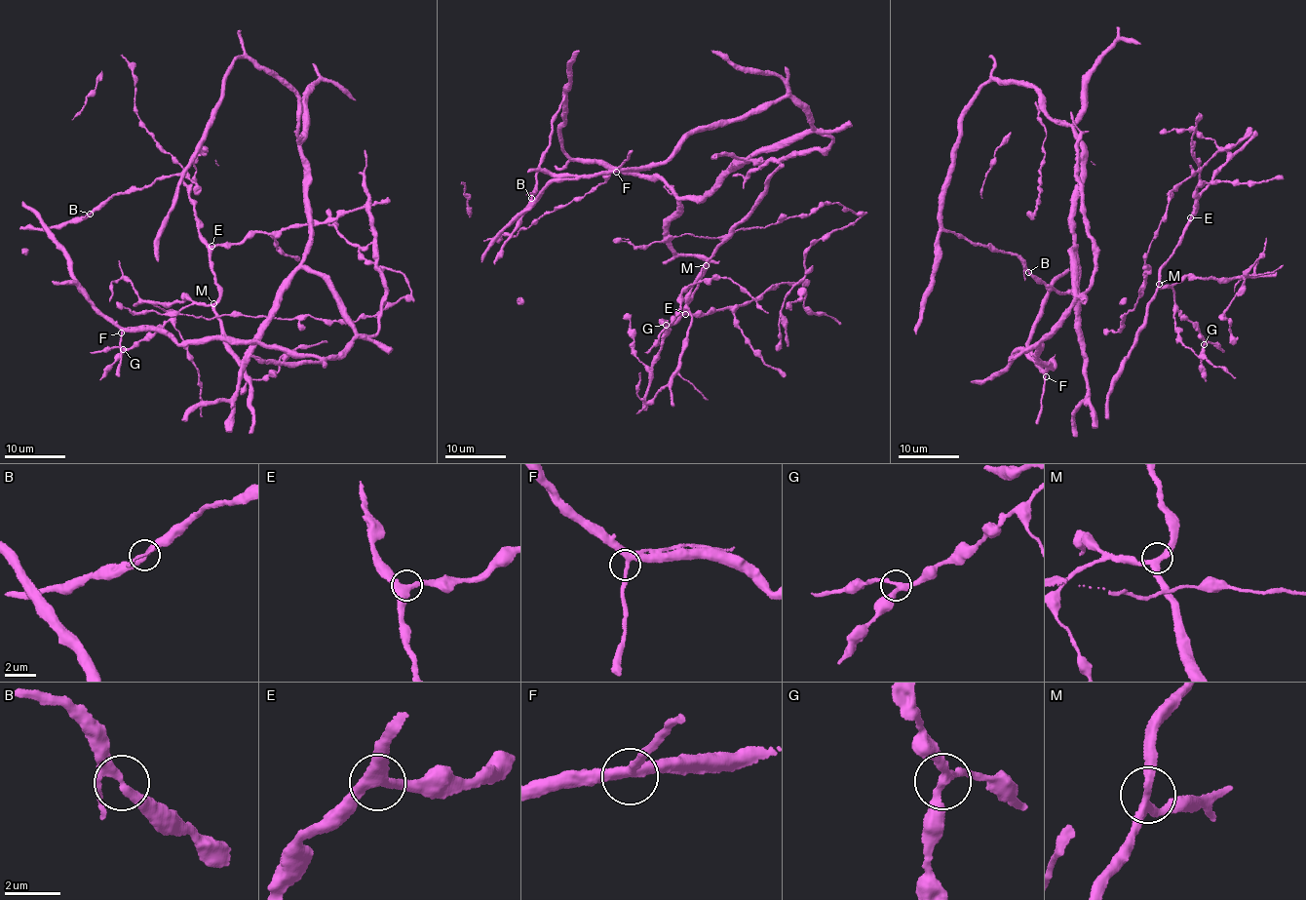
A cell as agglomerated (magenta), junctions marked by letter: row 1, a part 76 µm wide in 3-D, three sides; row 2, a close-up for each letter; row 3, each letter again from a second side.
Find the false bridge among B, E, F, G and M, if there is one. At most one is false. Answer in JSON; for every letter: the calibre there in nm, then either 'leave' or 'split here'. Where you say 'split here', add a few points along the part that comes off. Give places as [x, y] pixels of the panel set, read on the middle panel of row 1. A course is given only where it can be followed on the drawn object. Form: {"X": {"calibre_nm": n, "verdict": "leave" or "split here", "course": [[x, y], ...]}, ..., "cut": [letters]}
{"B": {"calibre_nm": 260, "verdict": "leave"}, "E": {"calibre_nm": 400, "verdict": "leave"}, "F": {"calibre_nm": 320, "verdict": "leave"}, "G": {"calibre_nm": 280, "verdict": "leave"}, "M": {"calibre_nm": 280, "verdict": "leave"}, "cut": []}

